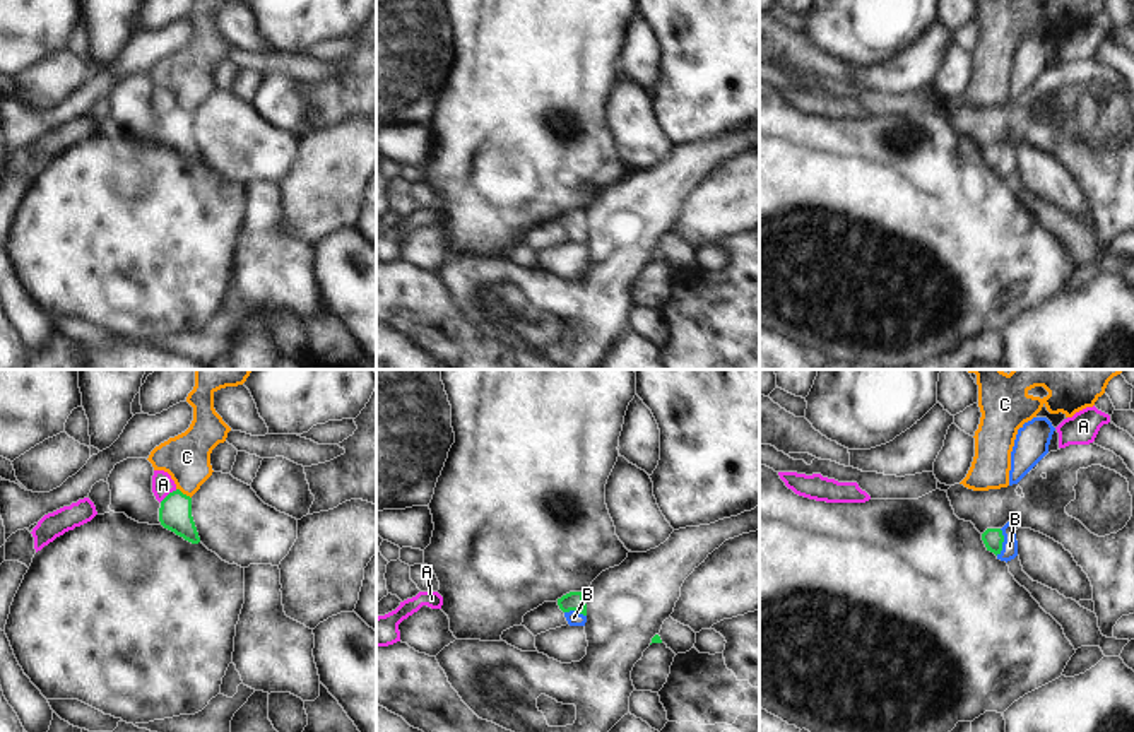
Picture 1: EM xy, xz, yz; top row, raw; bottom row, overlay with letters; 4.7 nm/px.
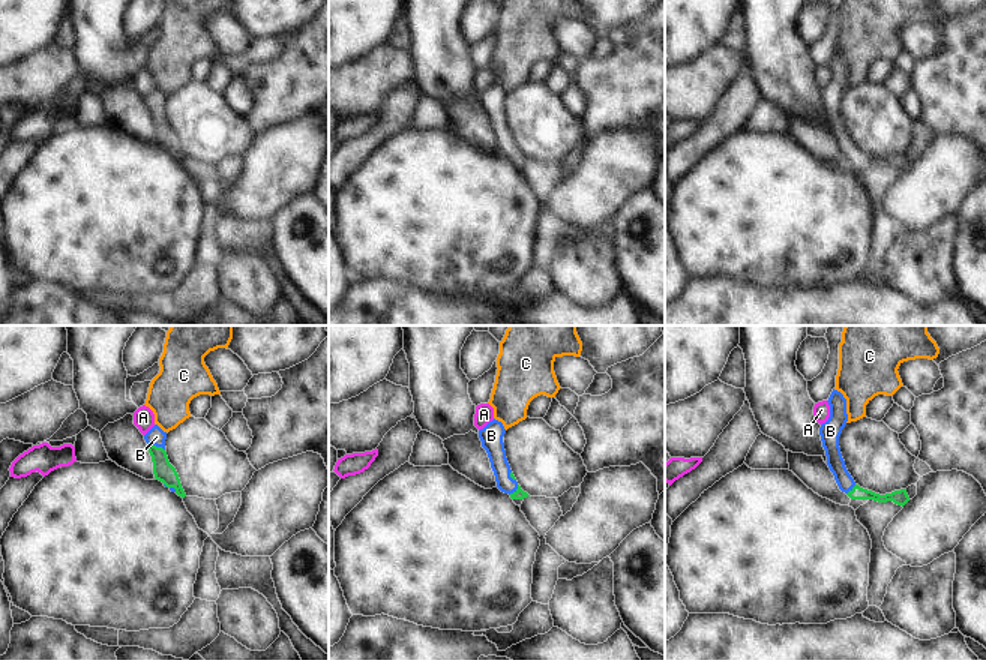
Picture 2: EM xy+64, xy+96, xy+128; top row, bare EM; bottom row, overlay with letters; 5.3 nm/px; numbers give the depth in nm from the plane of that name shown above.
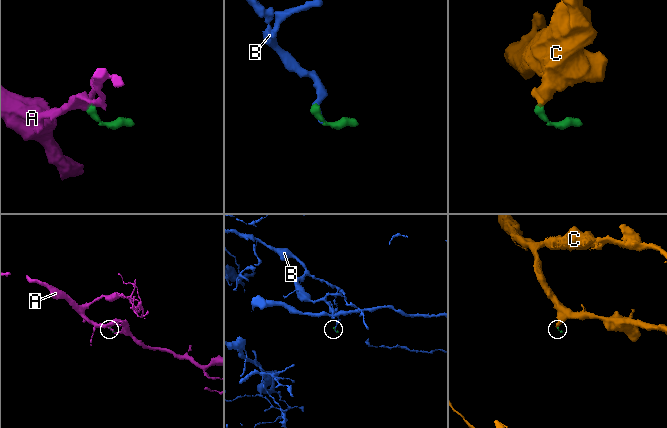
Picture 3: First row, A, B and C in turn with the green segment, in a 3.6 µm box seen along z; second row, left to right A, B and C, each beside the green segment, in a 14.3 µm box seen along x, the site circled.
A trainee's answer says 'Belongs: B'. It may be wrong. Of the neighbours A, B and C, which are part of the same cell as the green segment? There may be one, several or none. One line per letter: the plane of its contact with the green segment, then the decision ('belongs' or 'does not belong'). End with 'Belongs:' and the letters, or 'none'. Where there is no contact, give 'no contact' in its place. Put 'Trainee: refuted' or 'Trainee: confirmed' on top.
Trainee: confirmed
A: xy | does not belong
B: yz | belongs
C: xy | does not belong
Belongs: B

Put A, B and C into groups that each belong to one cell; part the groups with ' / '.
A / B / C

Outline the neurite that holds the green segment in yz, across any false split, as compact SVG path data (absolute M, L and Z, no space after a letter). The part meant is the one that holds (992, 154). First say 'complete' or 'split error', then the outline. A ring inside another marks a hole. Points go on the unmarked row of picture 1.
split error; M1007 139L1002 145L987 145L982 151L987 168L994 169L1001 178L1011 178L1018 173L1016 145Z

